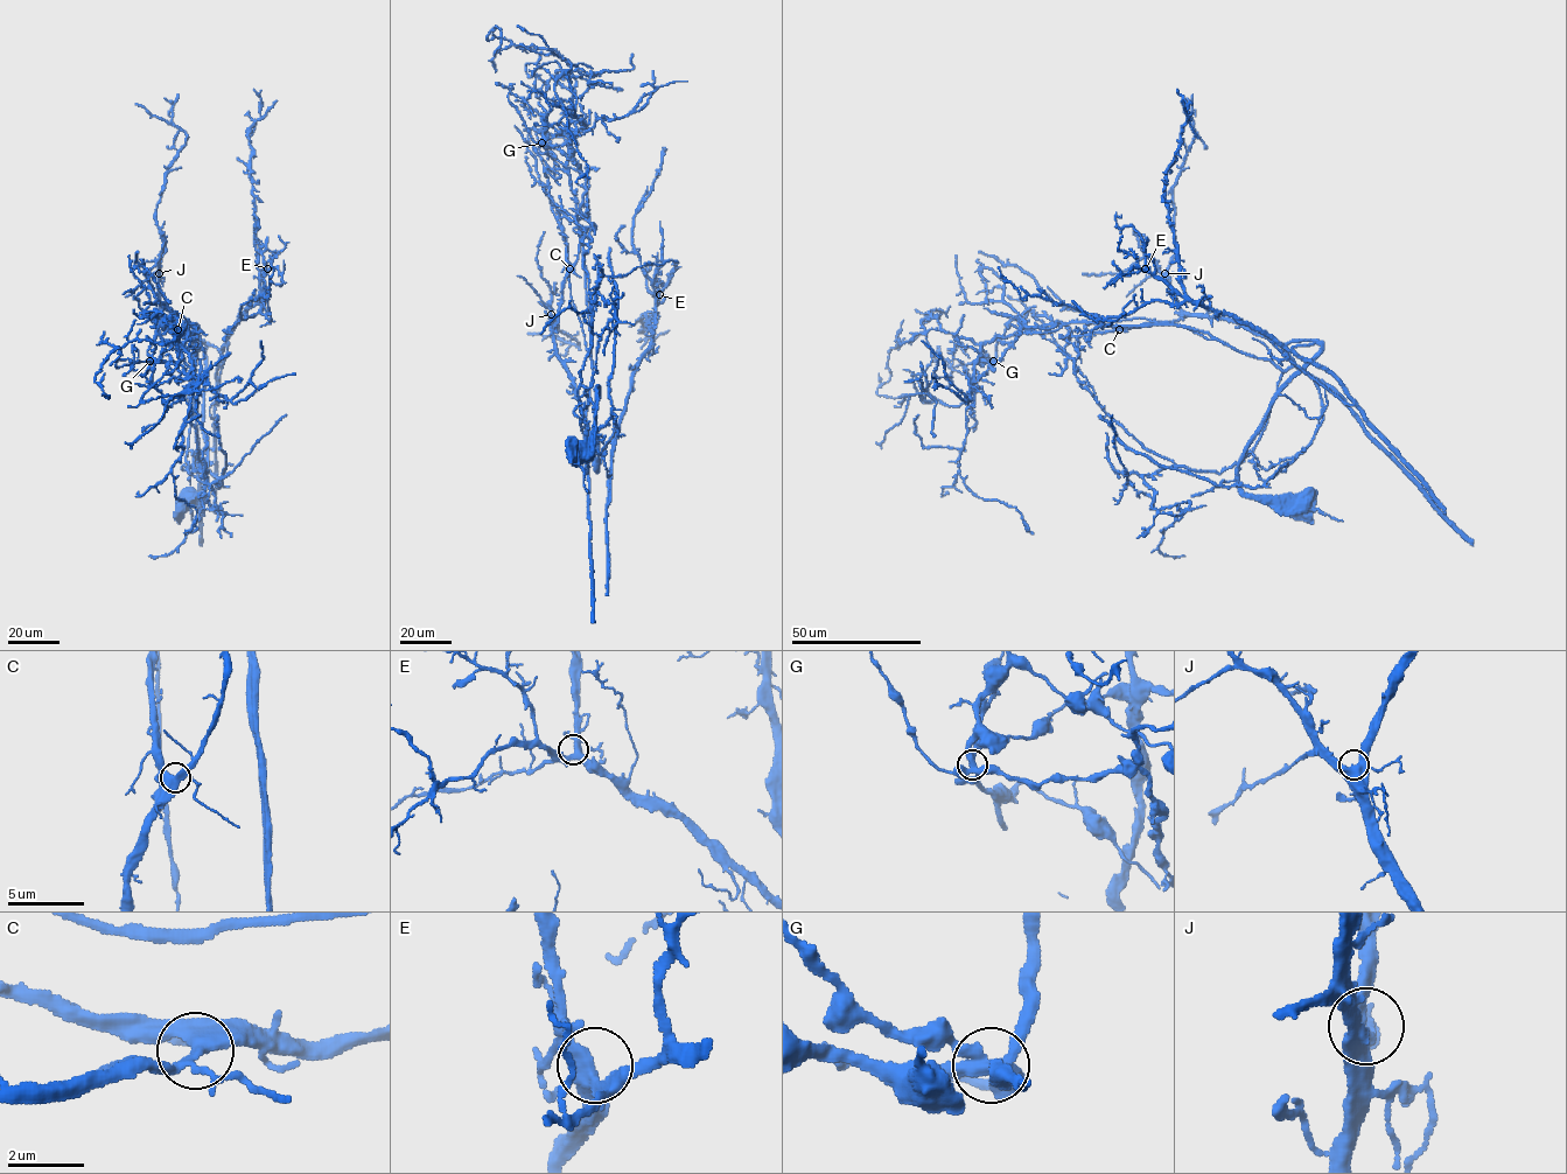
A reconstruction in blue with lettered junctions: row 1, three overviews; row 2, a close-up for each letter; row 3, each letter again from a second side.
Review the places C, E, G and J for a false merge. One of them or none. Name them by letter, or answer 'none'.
none

